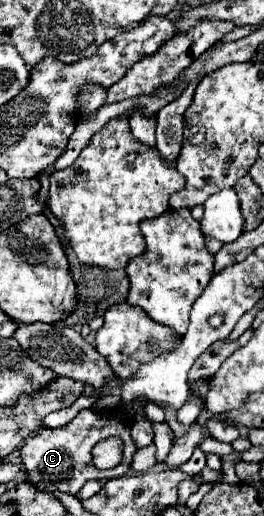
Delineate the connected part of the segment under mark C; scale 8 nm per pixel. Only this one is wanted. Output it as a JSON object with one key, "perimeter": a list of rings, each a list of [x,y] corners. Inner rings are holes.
{"perimeter":[[[120,406],[116,408],[108,408],[108,410],[80,410],[78,416],[56,430],[38,430],[34,436],[30,436],[30,440],[24,442],[24,446],[20,448],[20,458],[22,458],[22,466],[26,468],[26,482],[30,486],[34,486],[38,492],[64,492],[70,496],[76,496],[82,486],[88,480],[98,480],[102,476],[102,472],[92,464],[92,448],[96,442],[106,440],[110,436],[120,436],[124,440],[124,460],[120,466],[116,466],[112,470],[112,476],[124,476],[130,472],[132,466],[132,456],[136,452],[134,448],[134,440],[130,436],[130,426],[132,426],[132,418],[130,416],[118,416]]]}

